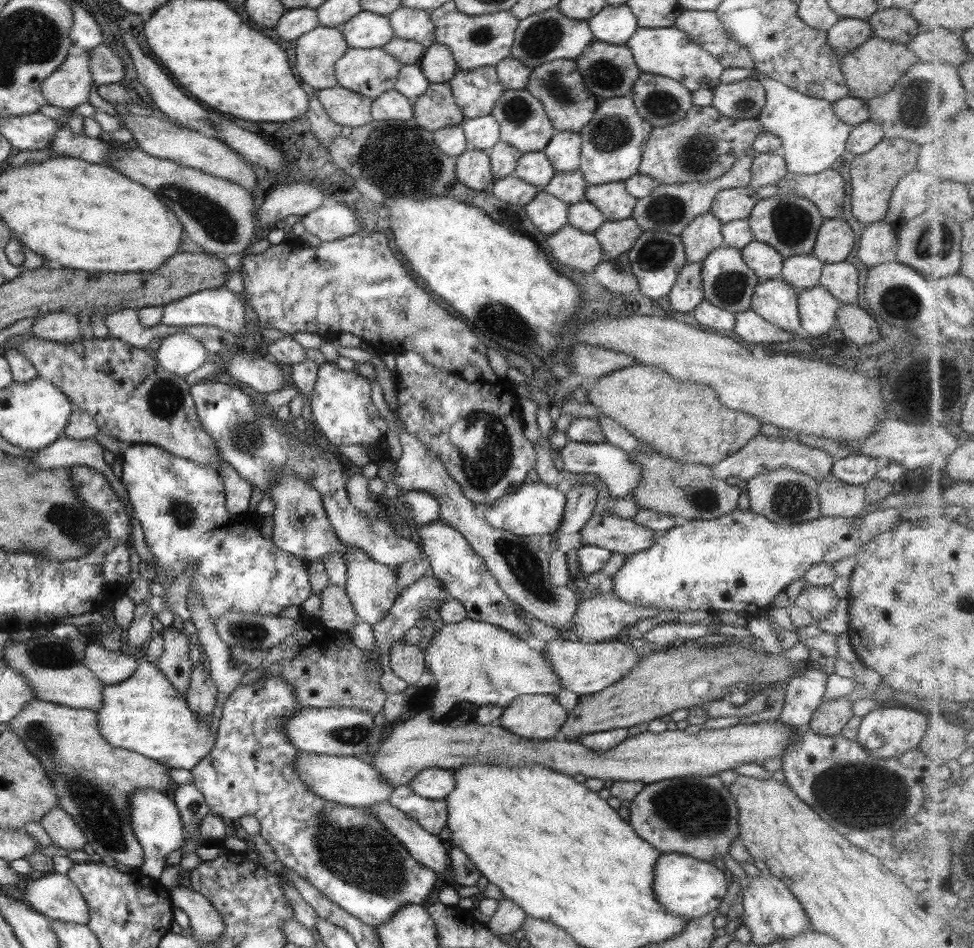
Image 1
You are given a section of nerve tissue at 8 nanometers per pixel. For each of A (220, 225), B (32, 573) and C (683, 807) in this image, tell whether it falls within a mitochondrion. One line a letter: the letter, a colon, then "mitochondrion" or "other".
A: mitochondrion
B: other
C: mitochondrion

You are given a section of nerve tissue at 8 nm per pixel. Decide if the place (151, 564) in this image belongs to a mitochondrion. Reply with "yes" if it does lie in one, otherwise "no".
no

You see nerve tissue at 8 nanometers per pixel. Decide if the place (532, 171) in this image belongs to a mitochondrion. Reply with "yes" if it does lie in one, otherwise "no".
no

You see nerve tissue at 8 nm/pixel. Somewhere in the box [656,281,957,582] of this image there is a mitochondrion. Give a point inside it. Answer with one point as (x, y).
(791, 500)

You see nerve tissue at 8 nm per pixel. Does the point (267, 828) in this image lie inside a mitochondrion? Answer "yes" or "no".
no

